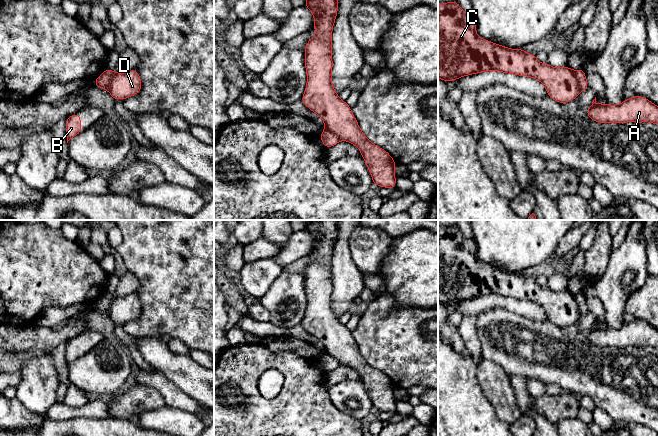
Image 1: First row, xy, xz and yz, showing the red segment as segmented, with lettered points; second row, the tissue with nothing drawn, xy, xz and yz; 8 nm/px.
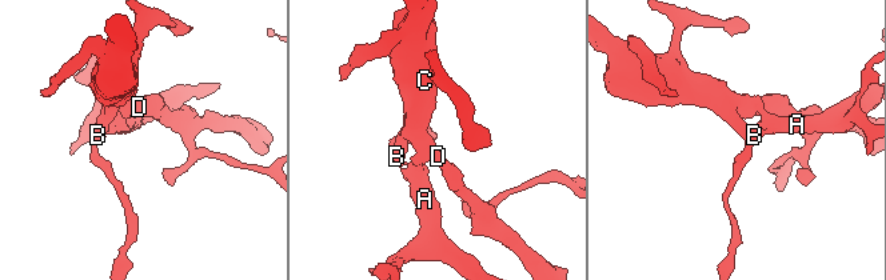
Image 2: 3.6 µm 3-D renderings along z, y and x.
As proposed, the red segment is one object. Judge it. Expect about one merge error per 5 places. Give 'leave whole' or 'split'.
leave whole

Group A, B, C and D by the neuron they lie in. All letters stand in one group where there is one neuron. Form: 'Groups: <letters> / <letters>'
Groups: A B C D

